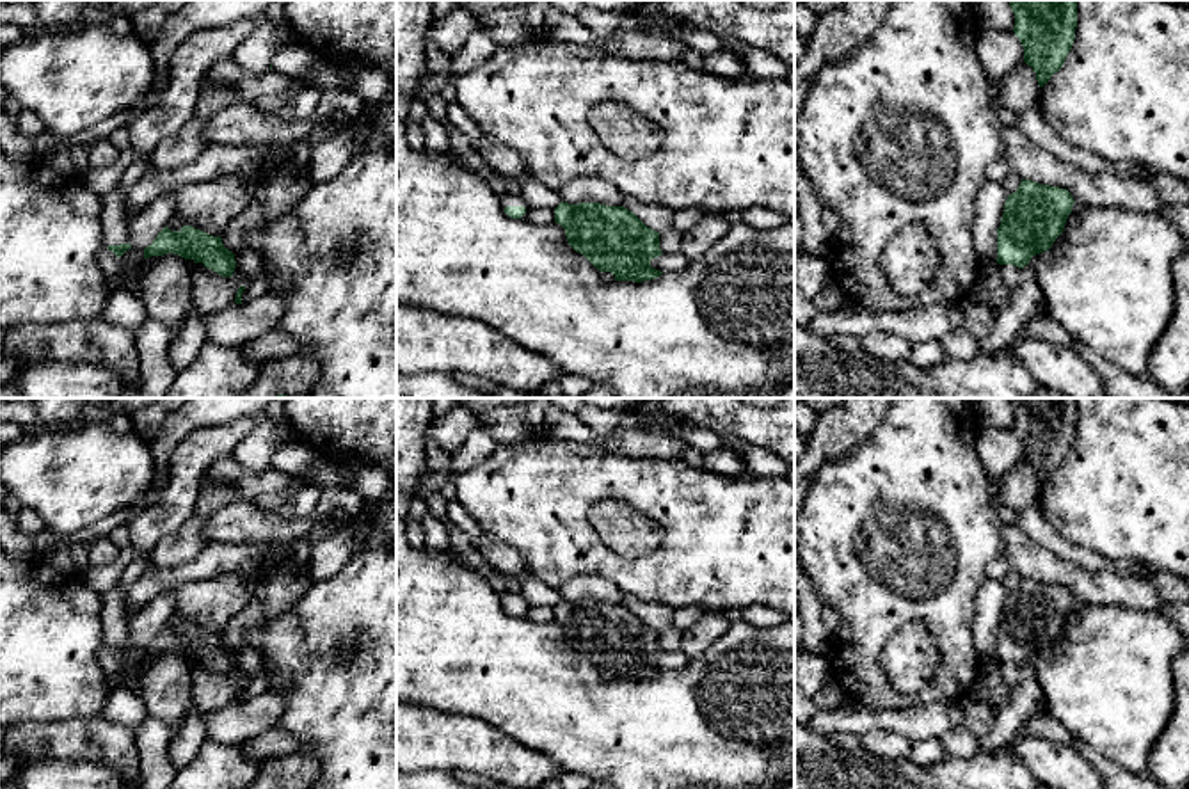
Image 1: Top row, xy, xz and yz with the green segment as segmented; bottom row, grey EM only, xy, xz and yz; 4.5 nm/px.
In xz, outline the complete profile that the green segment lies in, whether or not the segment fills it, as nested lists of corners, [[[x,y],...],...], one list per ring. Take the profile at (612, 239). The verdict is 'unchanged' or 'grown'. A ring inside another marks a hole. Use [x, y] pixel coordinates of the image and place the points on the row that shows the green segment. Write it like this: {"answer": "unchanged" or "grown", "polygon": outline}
{"answer": "unchanged", "polygon": [[[562,201],[555,208],[555,222],[565,229],[576,252],[597,270],[611,272],[615,281],[642,283],[663,274],[650,267],[650,261],[663,254],[659,233],[624,206]]]}

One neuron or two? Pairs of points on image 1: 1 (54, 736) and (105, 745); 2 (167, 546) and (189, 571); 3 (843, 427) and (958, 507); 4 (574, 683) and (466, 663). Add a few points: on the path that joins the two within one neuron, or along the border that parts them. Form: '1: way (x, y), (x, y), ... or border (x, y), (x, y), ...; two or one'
1: way (66, 740), (93, 743); one
2: border (212, 542), (183, 564), (153, 567); two
3: border (885, 416), (868, 436), (827, 462); two
4: way (548, 683), (530, 683), (509, 670), (493, 667); one

